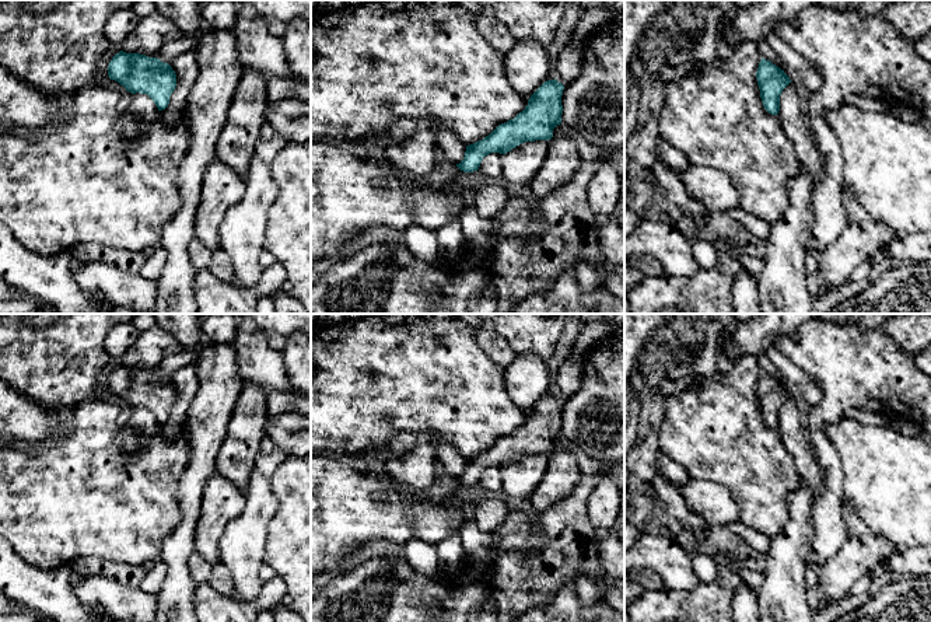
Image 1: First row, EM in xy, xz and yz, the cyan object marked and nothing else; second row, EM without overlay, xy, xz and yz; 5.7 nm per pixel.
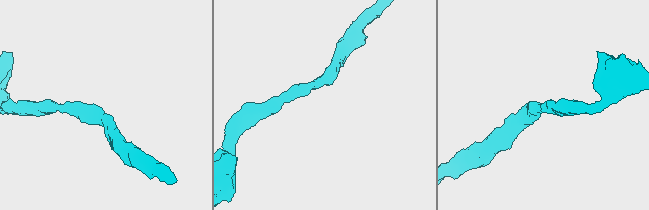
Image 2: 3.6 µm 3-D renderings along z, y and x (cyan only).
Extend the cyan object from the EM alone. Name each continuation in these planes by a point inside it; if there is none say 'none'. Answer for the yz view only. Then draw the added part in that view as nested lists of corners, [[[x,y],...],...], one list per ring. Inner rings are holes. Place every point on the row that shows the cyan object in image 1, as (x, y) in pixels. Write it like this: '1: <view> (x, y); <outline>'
none

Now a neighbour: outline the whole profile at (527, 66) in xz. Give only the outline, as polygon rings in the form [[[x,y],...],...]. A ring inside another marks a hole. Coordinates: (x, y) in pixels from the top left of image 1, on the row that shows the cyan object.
[[[518,41],[504,56],[504,70],[511,87],[529,99],[549,78],[547,48],[538,41]]]

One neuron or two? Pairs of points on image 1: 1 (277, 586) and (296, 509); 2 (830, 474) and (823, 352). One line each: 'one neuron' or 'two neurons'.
1: two neurons
2: one neuron

